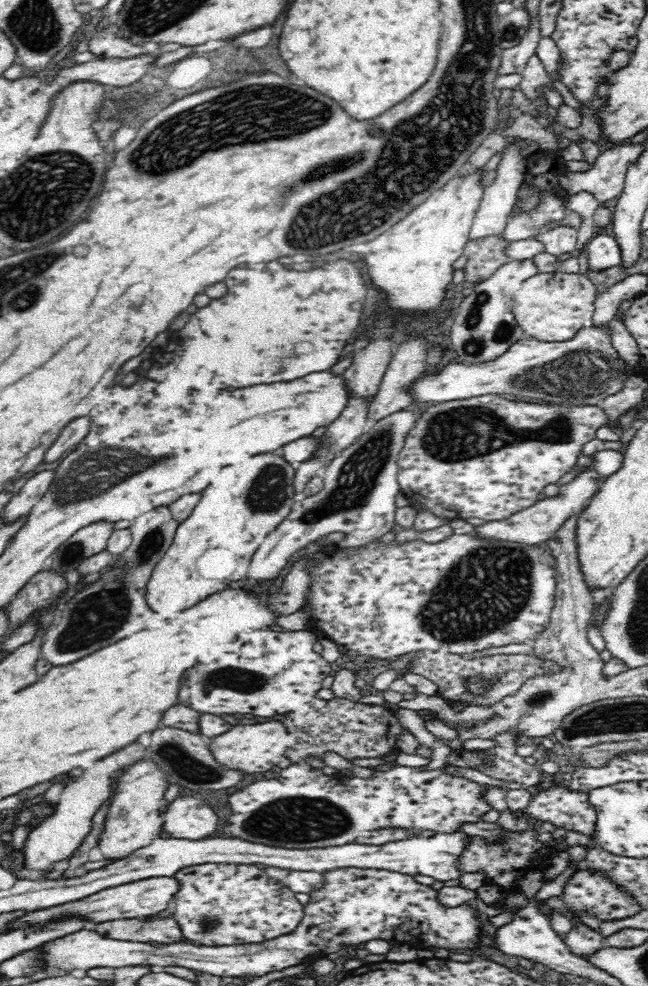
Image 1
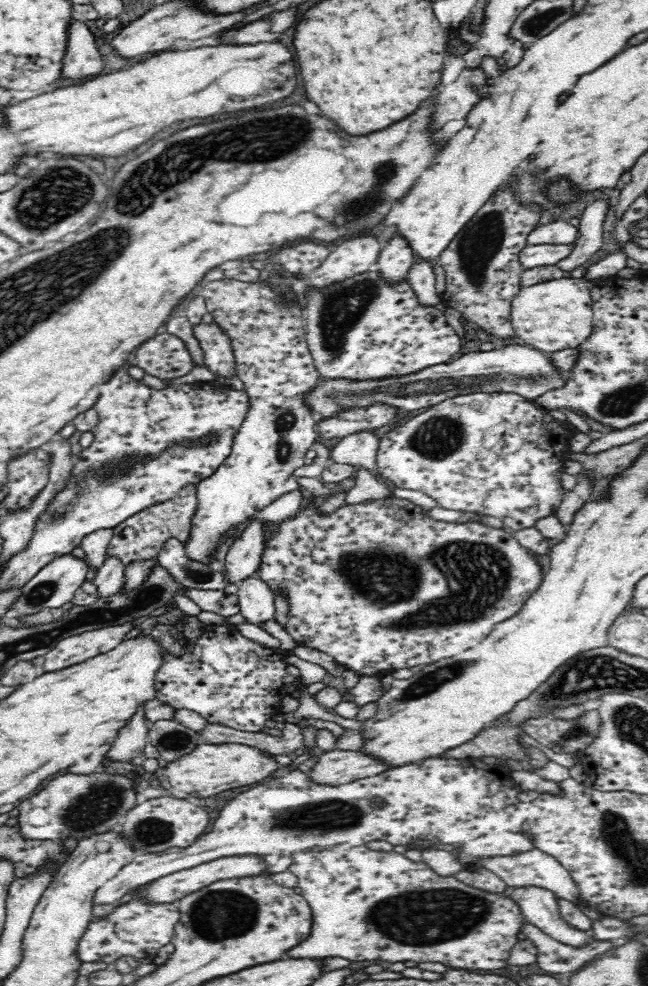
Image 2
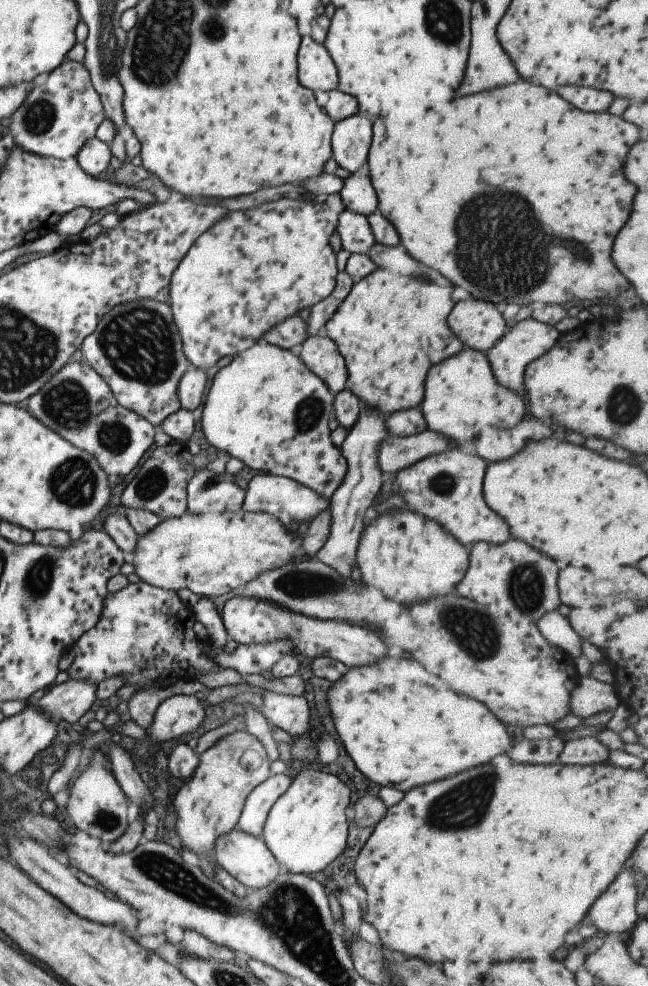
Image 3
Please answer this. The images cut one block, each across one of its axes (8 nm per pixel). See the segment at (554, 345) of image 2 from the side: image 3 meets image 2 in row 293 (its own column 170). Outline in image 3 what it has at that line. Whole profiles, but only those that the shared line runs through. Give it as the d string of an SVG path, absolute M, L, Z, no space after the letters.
M185 511L179 518L160 519L155 526L143 534L137 535L137 542L133 544L133 552L126 560L133 566L133 574L139 581L163 590L179 592L179 590L190 590L197 596L215 598L219 601L239 590L243 584L257 578L261 572L279 568L283 564L289 564L301 555L301 538L297 530L301 528L296 525L283 526L267 512L221 512L209 515L189 514Z

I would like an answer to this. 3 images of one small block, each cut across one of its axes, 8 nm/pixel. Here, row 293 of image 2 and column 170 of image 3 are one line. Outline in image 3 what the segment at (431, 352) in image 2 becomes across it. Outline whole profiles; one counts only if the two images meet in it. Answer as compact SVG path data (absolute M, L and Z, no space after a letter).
M149 299L129 300L111 308L95 326L95 330L80 344L82 359L87 366L101 376L111 389L119 406L145 418L151 426L159 427L161 422L180 409L177 398L177 383L183 373L191 368L189 360L181 350L181 338L173 324L168 304Z

